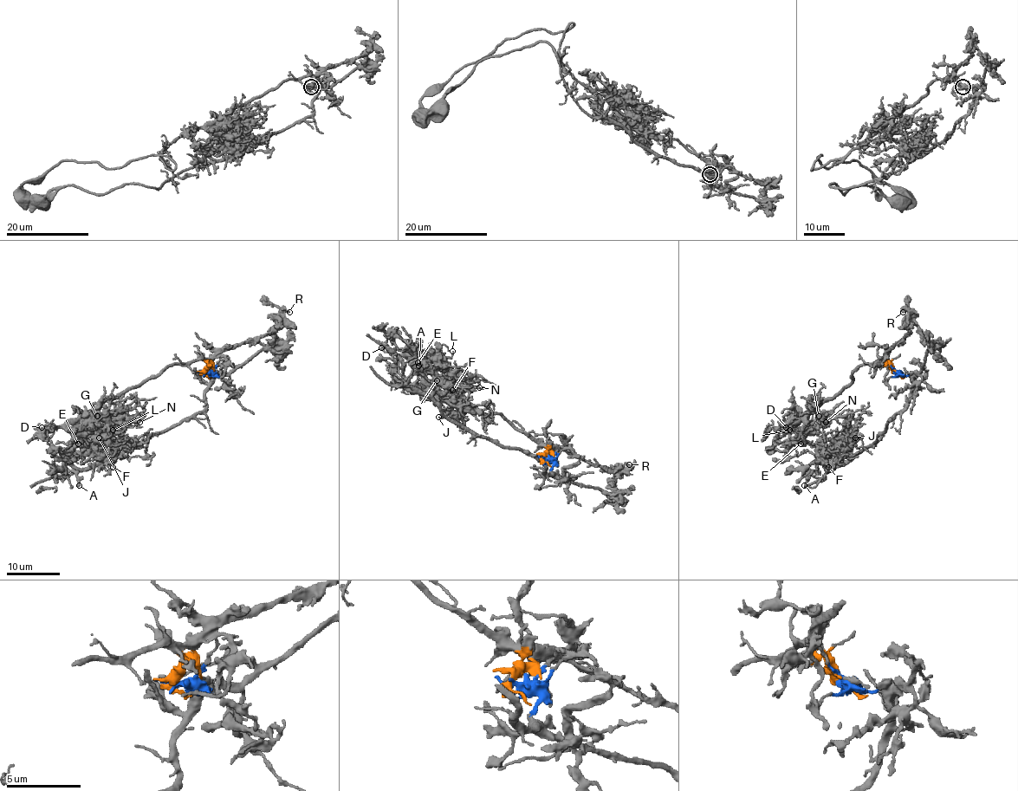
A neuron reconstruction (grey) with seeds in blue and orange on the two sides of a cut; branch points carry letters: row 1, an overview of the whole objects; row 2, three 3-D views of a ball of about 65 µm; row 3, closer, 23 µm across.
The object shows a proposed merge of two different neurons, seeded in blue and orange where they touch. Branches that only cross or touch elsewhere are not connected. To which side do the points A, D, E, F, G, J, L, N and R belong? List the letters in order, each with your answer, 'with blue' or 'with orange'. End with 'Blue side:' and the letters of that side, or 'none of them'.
A: with blue
D: with orange
E: with orange
F: with blue
G: with orange
J: with blue
L: with orange
N: with orange
R: with orange
Blue side: A, F, J

